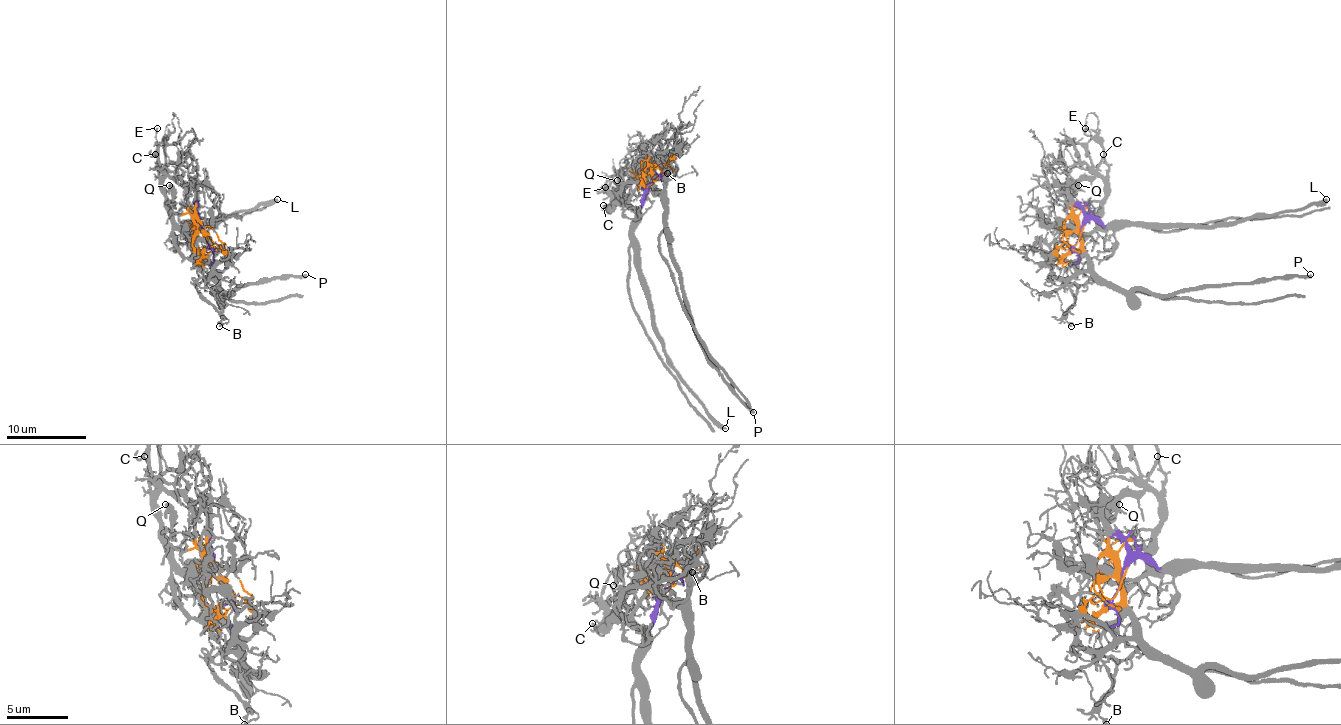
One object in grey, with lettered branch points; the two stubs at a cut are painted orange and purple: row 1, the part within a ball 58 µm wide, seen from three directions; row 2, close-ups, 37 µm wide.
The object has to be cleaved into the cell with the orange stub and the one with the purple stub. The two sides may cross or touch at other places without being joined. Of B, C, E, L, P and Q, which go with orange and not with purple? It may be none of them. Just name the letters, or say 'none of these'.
B, P

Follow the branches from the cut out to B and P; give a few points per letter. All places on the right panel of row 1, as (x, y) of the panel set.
B: (1079, 236), (1061, 262), (1063, 284), (1055, 292), (1063, 315), (1071, 325)
P: (1079, 236), (1083, 226), (1081, 250), (1103, 280), (1125, 290), (1149, 290), (1155, 294), (1310, 274)

